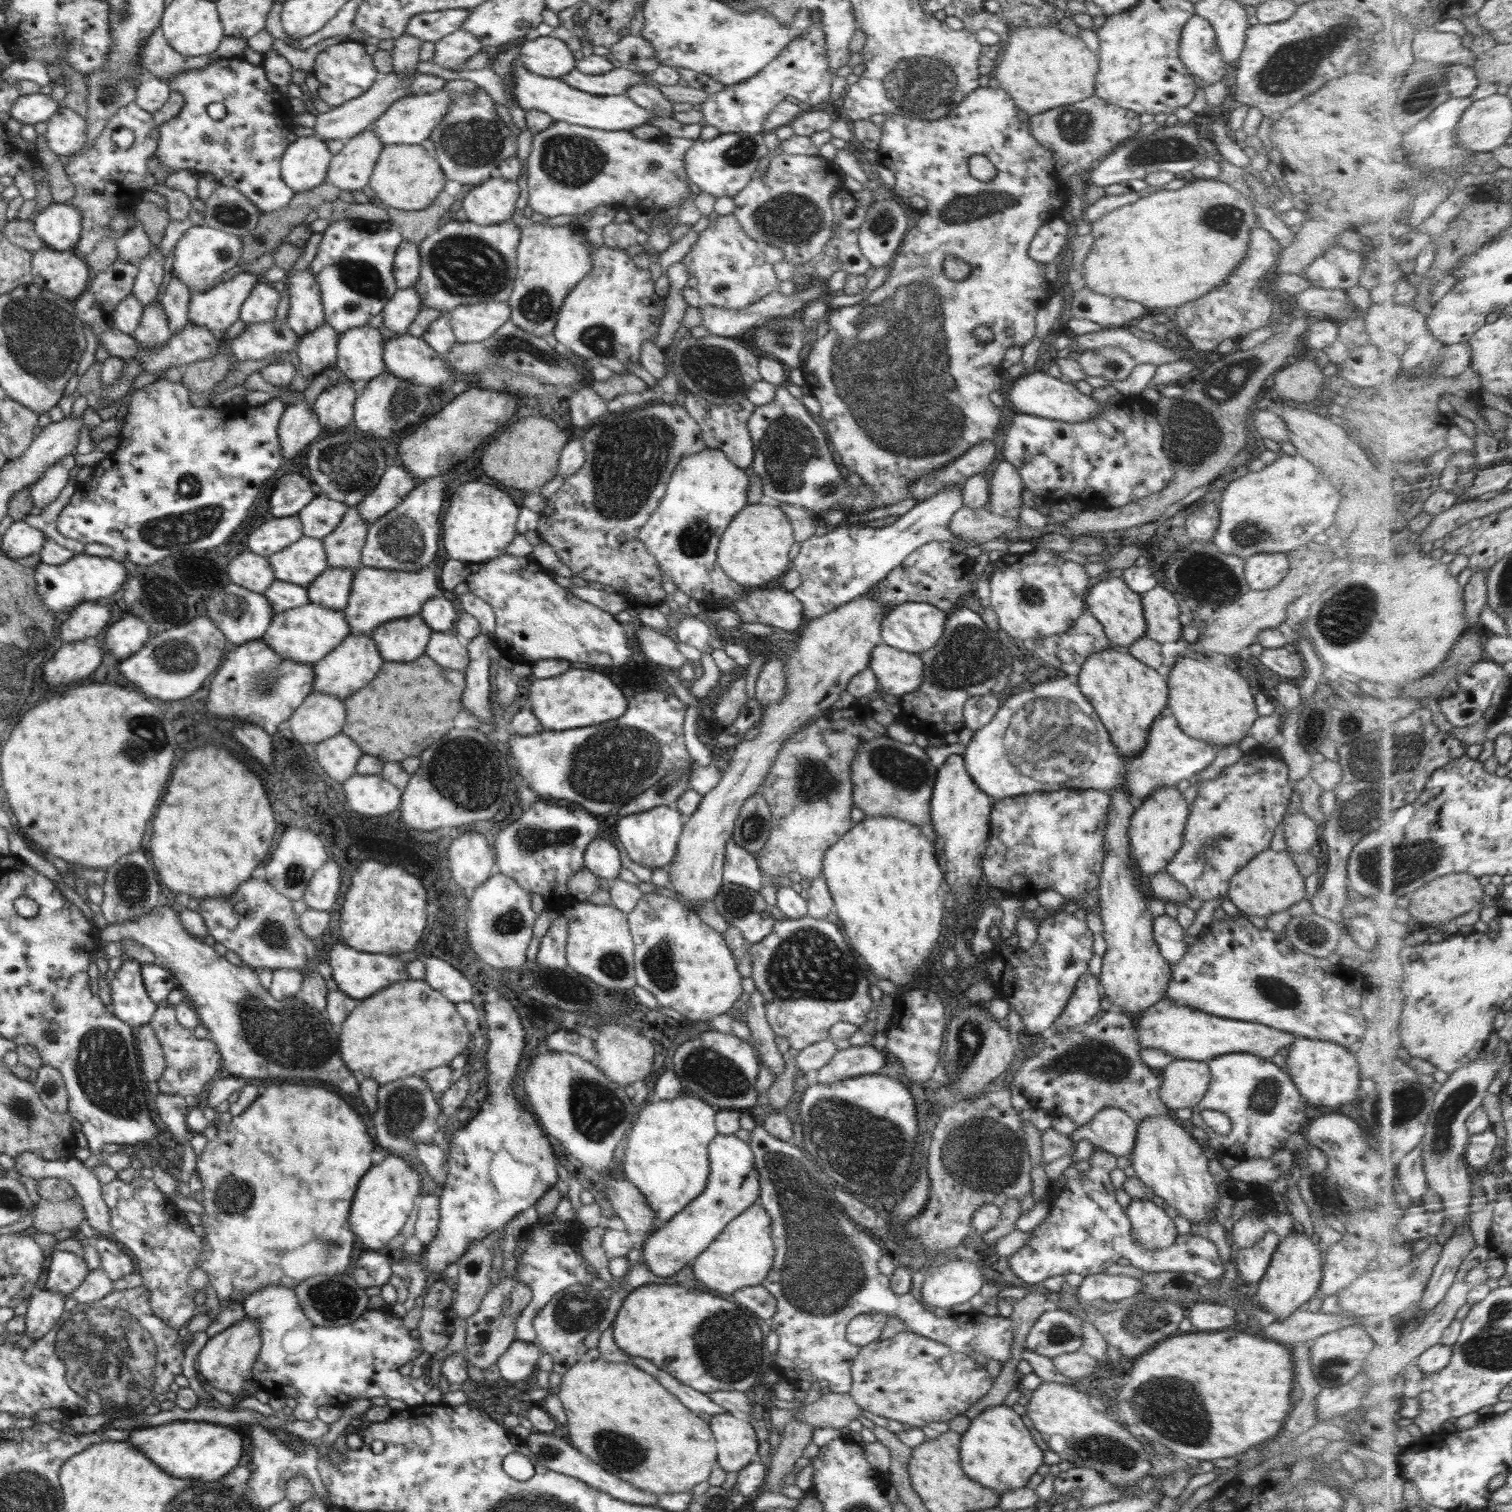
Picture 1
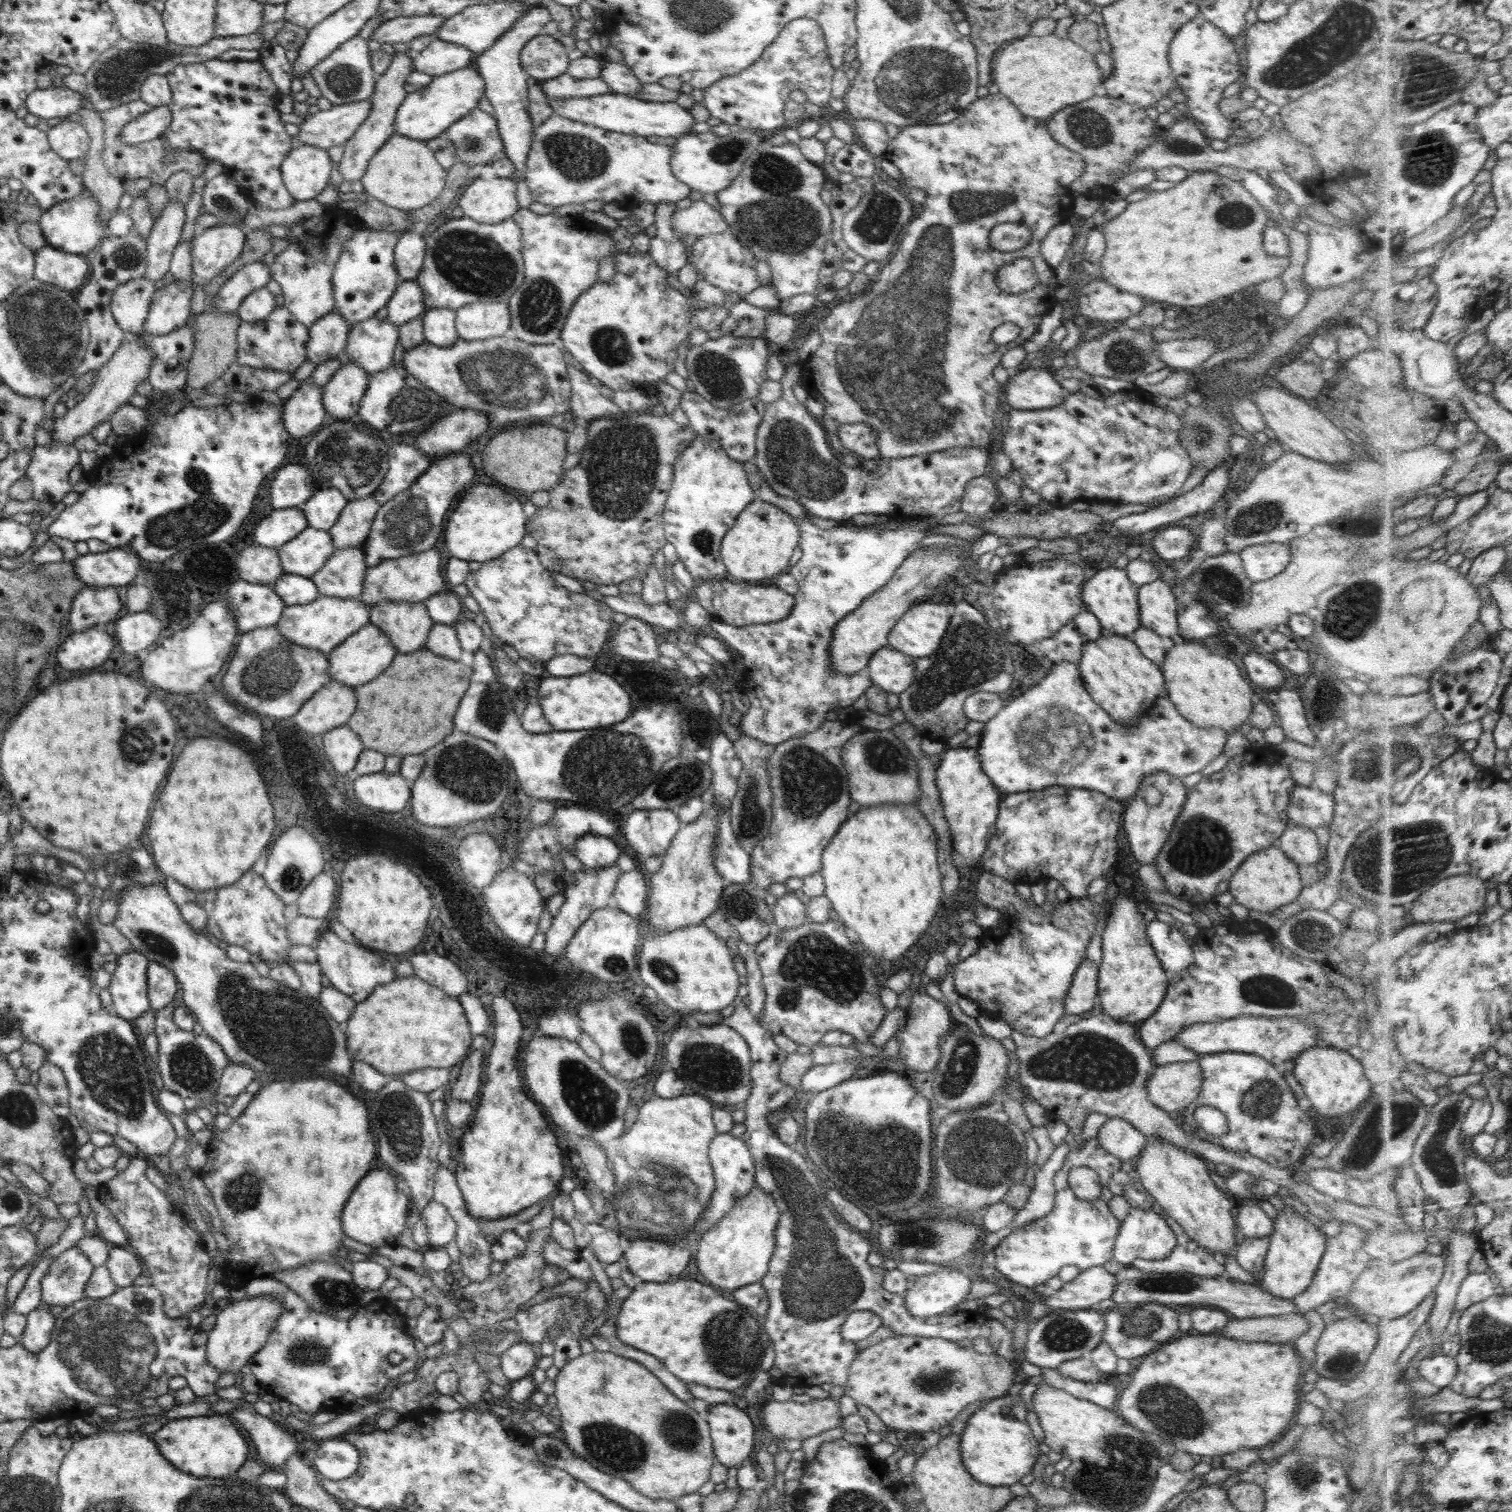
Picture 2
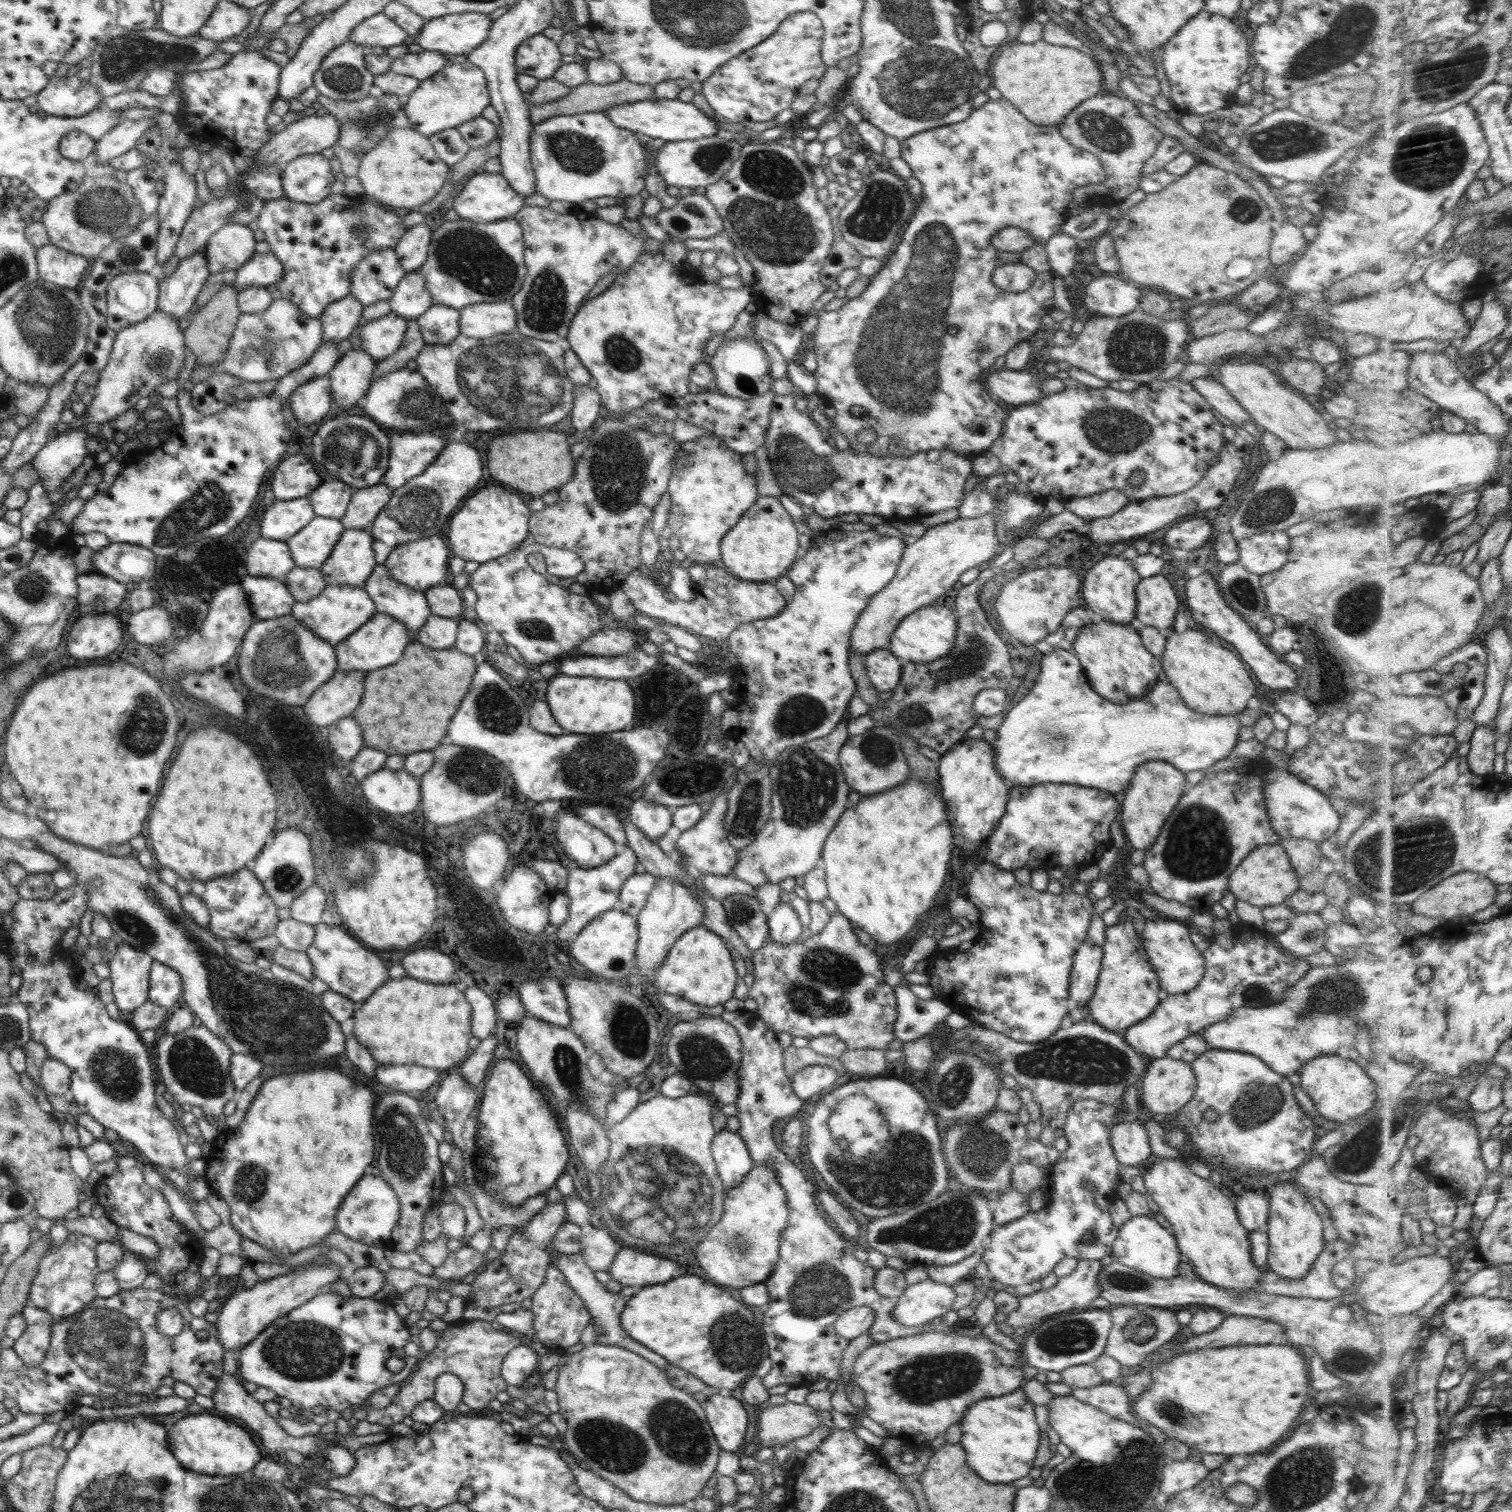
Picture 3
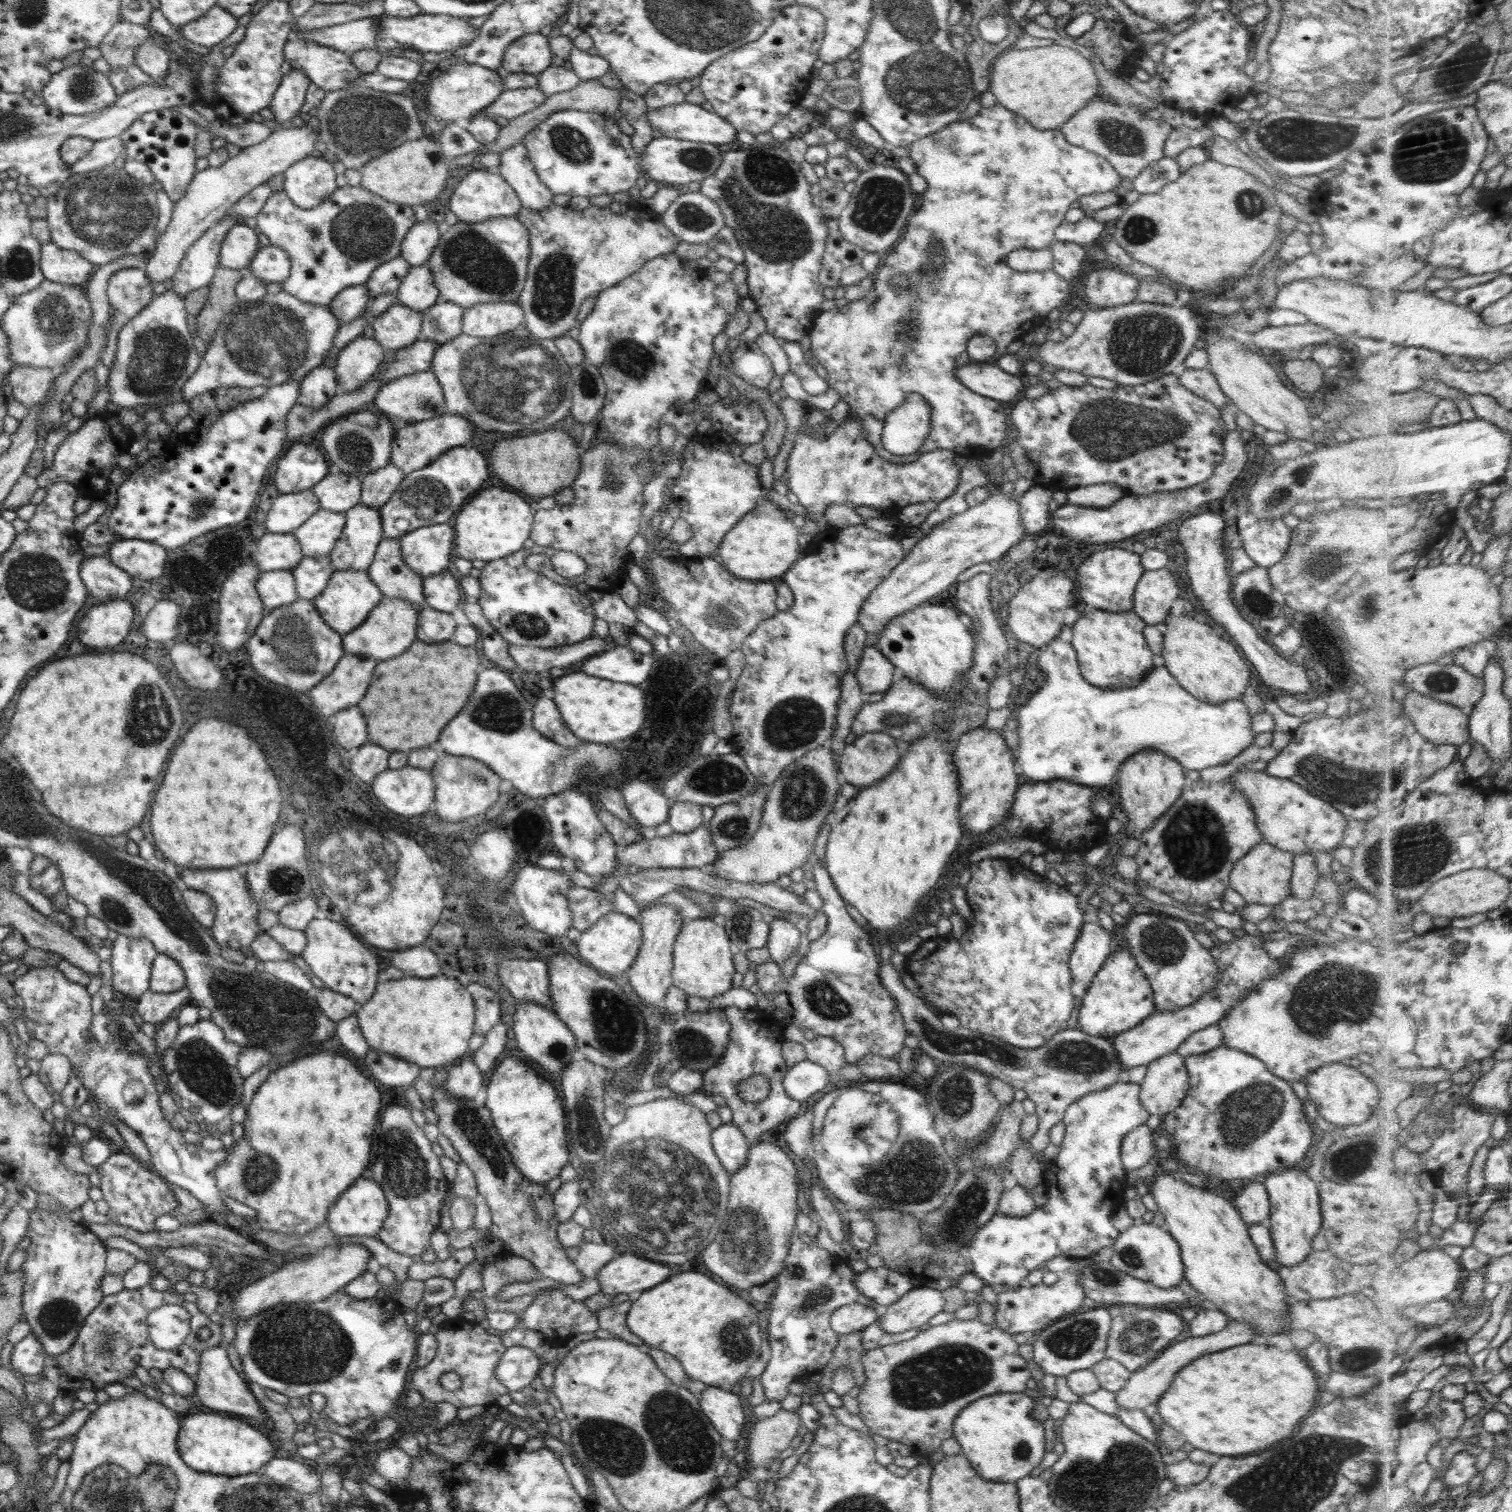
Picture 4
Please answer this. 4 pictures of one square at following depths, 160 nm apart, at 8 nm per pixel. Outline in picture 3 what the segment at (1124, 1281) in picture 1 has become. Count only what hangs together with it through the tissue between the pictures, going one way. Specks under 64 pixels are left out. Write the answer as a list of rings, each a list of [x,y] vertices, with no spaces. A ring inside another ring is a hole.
[[[1078,1260],[1077,1266],[1072,1273],[1060,1277],[1055,1286],[1018,1297],[1018,1308],[1008,1313],[1005,1321],[1008,1323],[1008,1326],[1012,1326],[1014,1329],[1021,1327],[1026,1329],[1030,1324],[1046,1320],[1059,1313],[1082,1311],[1091,1308],[1091,1302],[1098,1298],[1100,1294],[1097,1276],[1101,1268],[1100,1261]]]

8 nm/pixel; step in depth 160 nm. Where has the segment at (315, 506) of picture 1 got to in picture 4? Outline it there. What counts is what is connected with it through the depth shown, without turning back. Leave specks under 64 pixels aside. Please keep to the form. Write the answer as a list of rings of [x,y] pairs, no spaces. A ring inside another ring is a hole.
[[[332,467],[326,477],[314,486],[314,493],[319,500],[320,506],[324,510],[332,512],[345,513],[353,506],[360,504],[361,497],[361,480],[354,474],[344,474],[344,472],[338,472],[336,467]]]

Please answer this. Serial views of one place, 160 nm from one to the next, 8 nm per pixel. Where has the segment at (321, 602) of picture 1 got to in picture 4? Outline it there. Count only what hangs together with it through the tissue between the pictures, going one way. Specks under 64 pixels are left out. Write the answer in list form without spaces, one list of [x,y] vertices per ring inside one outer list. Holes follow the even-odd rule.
[[[358,504],[347,510],[345,517],[342,534],[328,558],[335,571],[367,571],[382,540],[379,509]]]

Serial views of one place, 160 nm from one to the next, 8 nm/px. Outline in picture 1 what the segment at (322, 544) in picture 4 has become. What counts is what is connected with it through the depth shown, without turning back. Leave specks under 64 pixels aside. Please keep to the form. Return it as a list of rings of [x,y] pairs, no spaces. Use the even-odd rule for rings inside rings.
[[[303,534],[298,542],[268,557],[275,578],[307,588],[329,567],[322,541]]]

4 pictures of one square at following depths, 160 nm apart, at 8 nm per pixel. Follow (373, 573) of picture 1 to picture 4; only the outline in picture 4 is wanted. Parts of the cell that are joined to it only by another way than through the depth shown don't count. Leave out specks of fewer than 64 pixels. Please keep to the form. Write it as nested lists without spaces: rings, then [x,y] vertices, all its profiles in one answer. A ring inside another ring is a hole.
[[[448,523],[423,526],[400,540],[404,562],[421,578],[452,567],[450,552],[455,530]]]

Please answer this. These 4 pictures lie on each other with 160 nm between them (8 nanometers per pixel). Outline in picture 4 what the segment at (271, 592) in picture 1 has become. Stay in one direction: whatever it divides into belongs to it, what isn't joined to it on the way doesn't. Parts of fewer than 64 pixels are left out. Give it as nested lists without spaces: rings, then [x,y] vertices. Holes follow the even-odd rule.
[[[328,557],[302,558],[291,571],[300,598],[313,601],[328,586],[331,574],[335,571]]]

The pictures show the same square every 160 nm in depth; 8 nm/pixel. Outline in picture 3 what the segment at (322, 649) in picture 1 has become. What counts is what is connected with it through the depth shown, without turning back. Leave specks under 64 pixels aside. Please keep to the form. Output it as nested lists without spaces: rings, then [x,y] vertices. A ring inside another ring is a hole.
[[[326,585],[325,589],[308,602],[294,601],[291,615],[306,628],[312,630],[317,637],[335,647],[344,638],[358,630],[377,613],[374,601],[369,594],[357,586]]]

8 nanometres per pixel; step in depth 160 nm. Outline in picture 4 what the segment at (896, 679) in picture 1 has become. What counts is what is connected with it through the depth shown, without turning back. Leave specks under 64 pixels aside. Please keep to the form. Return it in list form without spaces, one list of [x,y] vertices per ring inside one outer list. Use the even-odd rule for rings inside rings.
[[[866,646],[860,657],[857,669],[855,670],[855,677],[857,678],[861,692],[864,696],[872,694],[873,692],[885,693],[893,681],[897,677],[897,671],[895,666],[874,646]]]

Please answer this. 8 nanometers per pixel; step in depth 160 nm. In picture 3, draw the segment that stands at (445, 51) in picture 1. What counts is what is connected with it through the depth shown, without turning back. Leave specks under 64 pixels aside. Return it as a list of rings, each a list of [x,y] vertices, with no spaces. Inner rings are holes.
[[[424,50],[419,54],[406,54],[392,62],[391,72],[417,78],[419,81],[432,78],[451,63],[446,54],[434,50]]]

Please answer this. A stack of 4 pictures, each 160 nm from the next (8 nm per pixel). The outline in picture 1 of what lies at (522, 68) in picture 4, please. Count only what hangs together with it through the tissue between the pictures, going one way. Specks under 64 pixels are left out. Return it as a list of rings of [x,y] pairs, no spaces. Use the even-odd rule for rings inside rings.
[[[539,36],[519,48],[518,63],[528,71],[546,78],[560,78],[575,69],[577,62],[570,47],[559,38]]]

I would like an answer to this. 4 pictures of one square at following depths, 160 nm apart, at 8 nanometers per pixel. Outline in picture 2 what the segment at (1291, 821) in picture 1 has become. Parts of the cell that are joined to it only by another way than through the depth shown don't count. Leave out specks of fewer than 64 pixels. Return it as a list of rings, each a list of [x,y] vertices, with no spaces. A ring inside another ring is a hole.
[[[1288,826],[1281,834],[1277,845],[1297,865],[1317,864],[1323,860],[1323,849],[1316,834],[1308,828]]]

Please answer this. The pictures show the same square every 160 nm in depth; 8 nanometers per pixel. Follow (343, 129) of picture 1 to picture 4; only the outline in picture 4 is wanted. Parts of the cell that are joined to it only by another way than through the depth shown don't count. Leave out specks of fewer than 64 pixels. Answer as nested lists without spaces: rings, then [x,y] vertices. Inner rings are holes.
[[[306,123],[302,127],[288,126],[272,130],[268,138],[254,146],[241,149],[236,156],[228,157],[220,166],[209,166],[204,170],[196,171],[188,183],[185,195],[174,204],[171,221],[154,242],[154,249],[149,254],[147,263],[144,264],[145,273],[151,284],[172,278],[179,269],[186,251],[196,239],[226,217],[238,200],[253,188],[263,185],[273,176],[282,176],[292,164],[310,156],[317,141],[320,141],[319,132],[317,129],[312,131]]]

